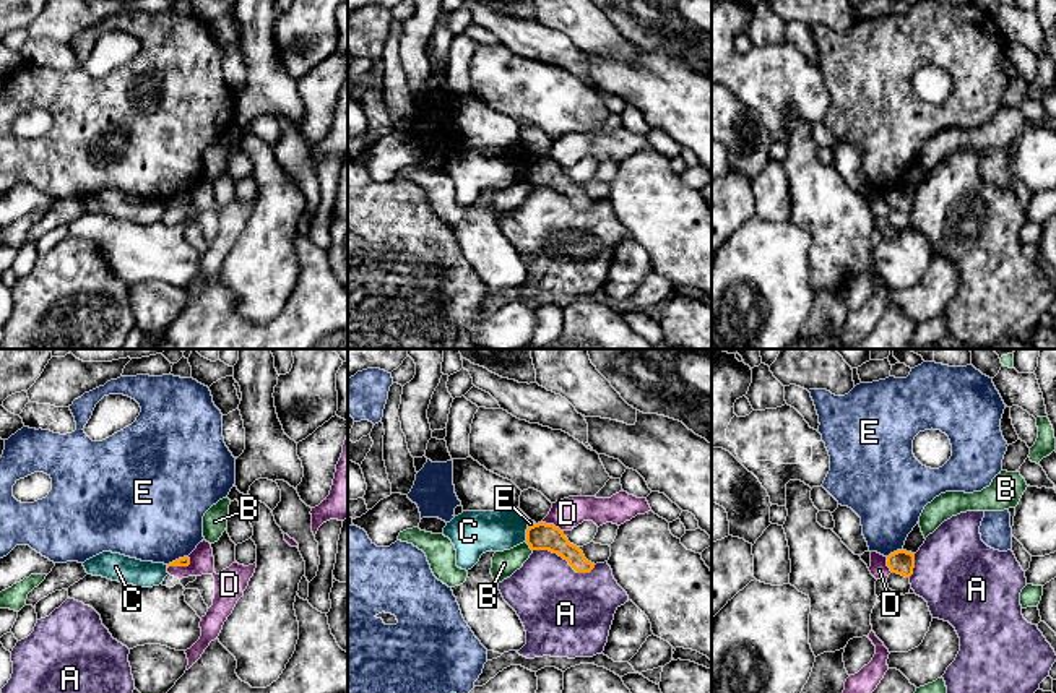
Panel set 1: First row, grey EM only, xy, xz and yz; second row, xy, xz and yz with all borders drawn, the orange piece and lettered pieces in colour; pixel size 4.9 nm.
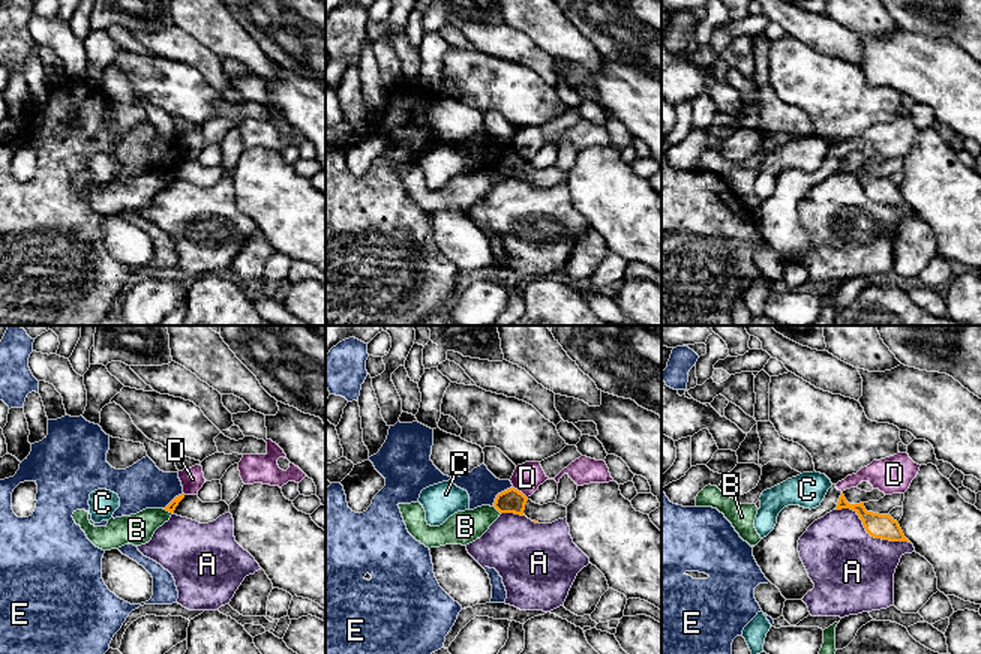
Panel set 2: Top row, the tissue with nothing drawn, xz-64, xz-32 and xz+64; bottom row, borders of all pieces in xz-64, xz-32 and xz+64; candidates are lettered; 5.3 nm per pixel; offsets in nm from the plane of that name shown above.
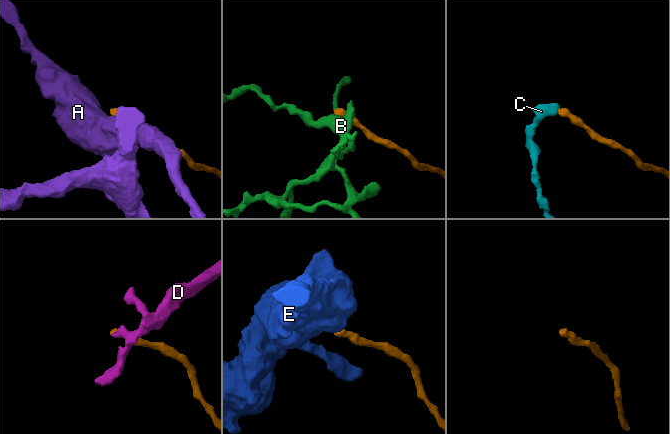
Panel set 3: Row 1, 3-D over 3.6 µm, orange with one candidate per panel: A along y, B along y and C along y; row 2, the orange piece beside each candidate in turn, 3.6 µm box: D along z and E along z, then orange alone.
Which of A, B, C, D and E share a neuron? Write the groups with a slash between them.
A / B / C / D / E

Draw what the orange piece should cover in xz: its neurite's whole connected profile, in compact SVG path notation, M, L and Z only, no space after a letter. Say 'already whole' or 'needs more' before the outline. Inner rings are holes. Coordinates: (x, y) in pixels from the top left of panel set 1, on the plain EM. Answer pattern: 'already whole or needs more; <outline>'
already whole; M538 159L526 166L526 180L531 187L549 187L557 190L577 209L590 209L595 204L595 200L588 198L580 187L580 183L569 179L564 172L564 167L554 161Z

